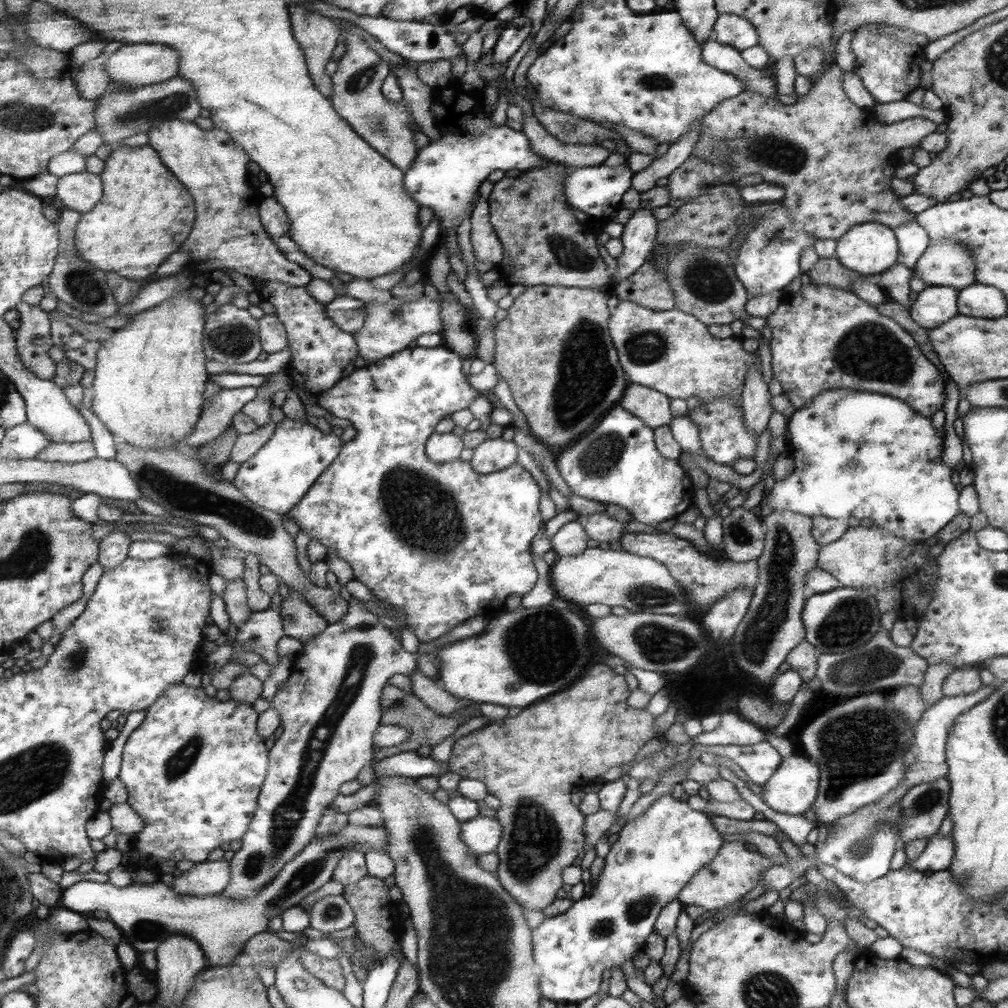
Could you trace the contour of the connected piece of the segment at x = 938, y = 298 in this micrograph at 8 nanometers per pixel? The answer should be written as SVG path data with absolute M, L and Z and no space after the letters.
M927 286L911 304L911 319L922 328L932 329L949 322L958 315L957 300L960 291L951 286Z

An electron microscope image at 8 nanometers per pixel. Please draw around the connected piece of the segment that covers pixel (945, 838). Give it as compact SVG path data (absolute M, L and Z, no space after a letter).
M936 834L927 840L924 852L913 862L908 862L906 867L923 873L926 870L932 870L932 872L949 870L953 864L954 853L953 834Z

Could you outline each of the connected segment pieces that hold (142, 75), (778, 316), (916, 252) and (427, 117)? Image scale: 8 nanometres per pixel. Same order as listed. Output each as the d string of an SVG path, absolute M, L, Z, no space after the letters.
M165 44L124 45L107 60L113 83L143 87L176 77L178 53Z
M809 285L794 296L785 296L778 308L766 317L772 328L770 341L772 374L783 388L790 404L796 409L808 406L818 393L835 388L854 388L864 392L882 392L898 396L912 406L918 414L932 417L942 411L942 379L936 367L920 352L916 341L904 328L887 316L882 316L875 306L858 298L850 290L828 285Z
M916 219L899 224L893 228L899 246L898 264L906 266L908 270L914 270L923 252L929 247L931 240L928 233L922 228Z
M406 61L403 67L392 69L391 73L396 75L403 92L403 100L421 133L429 139L440 140L442 135L436 129L434 117L429 111L433 103L434 88L420 80L411 61Z

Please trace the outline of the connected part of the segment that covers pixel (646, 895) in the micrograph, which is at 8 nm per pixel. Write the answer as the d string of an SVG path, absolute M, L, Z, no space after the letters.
M664 795L636 818L628 820L618 832L618 840L605 857L605 867L597 882L591 884L592 893L574 900L565 913L545 919L533 930L534 956L541 975L542 998L552 1002L586 1000L600 988L600 974L604 968L620 966L627 958L644 950L646 938L654 932L658 914L678 899L682 889L709 866L721 850L722 838L708 820L707 814L694 812L686 801L680 802L672 795Z

